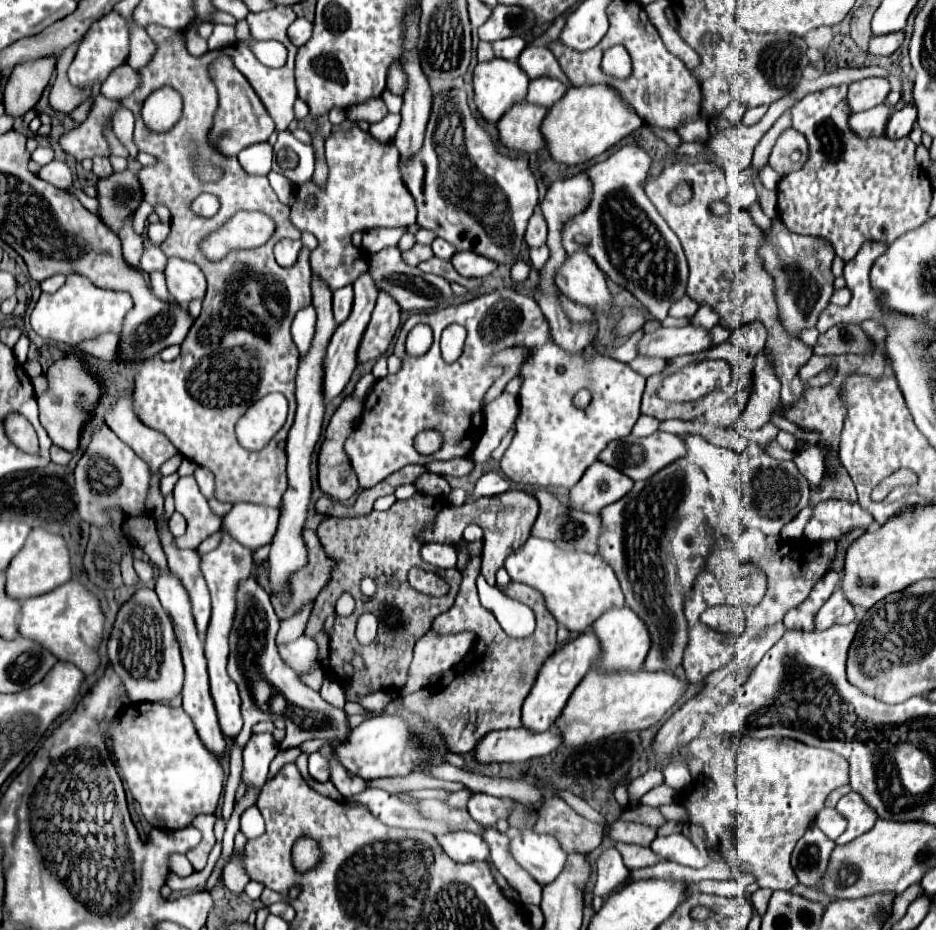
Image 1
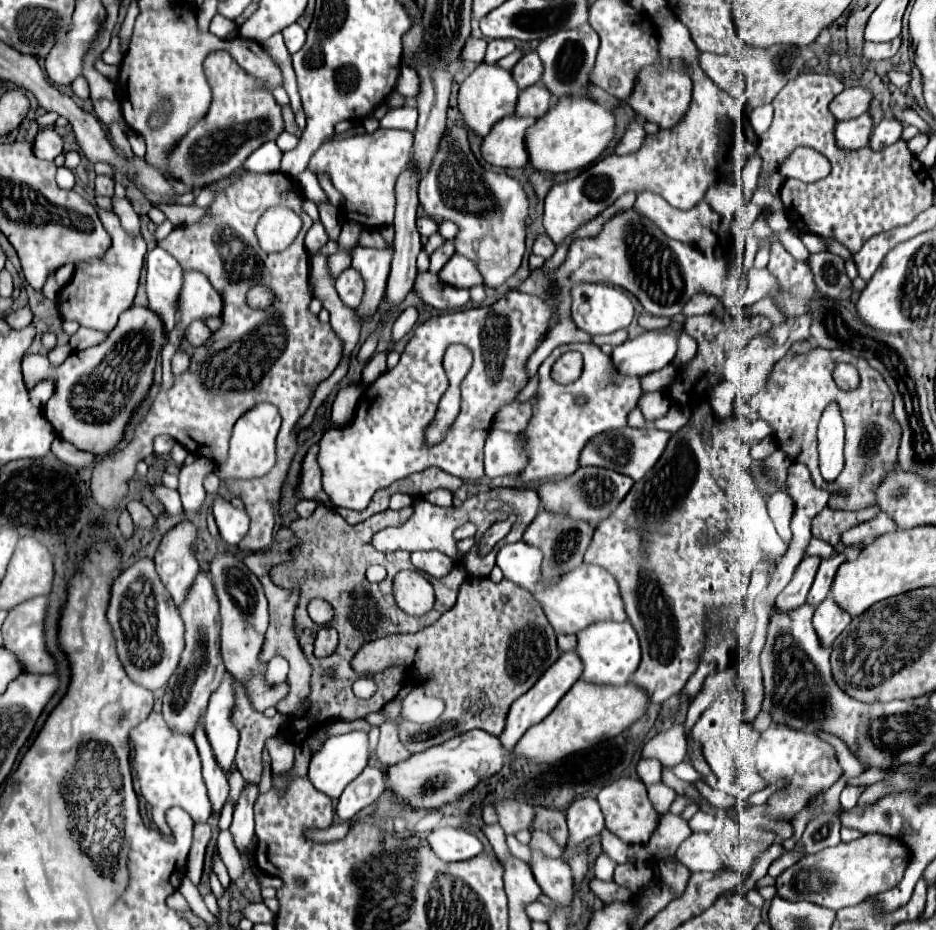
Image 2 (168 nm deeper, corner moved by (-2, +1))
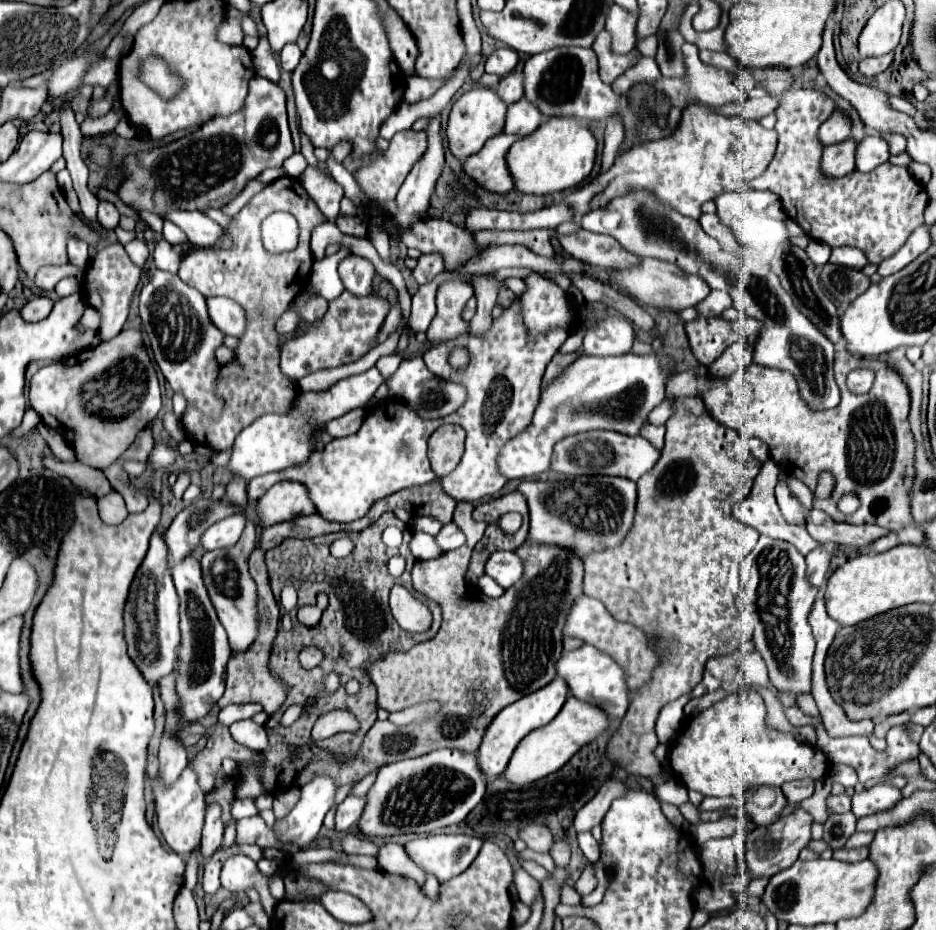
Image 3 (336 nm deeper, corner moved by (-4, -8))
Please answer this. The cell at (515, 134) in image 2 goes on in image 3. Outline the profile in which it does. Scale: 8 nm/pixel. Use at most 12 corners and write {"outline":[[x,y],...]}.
{"outline":[[520,136],[490,138],[462,162],[488,192],[510,192],[506,152]]}

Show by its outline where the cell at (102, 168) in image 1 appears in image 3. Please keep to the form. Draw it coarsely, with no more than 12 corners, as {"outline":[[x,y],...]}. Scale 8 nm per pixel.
{"outline":[[100,202],[98,222],[116,230],[120,212],[112,202]]}

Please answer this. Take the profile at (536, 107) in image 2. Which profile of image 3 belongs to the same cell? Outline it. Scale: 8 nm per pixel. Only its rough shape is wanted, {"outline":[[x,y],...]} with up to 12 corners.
{"outline":[[522,98],[508,106],[504,132],[528,136],[544,116]]}

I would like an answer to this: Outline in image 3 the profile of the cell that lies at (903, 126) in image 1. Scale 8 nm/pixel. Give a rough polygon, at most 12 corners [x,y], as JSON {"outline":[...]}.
{"outline":[[866,136],[856,146],[856,170],[888,160],[888,144]]}

